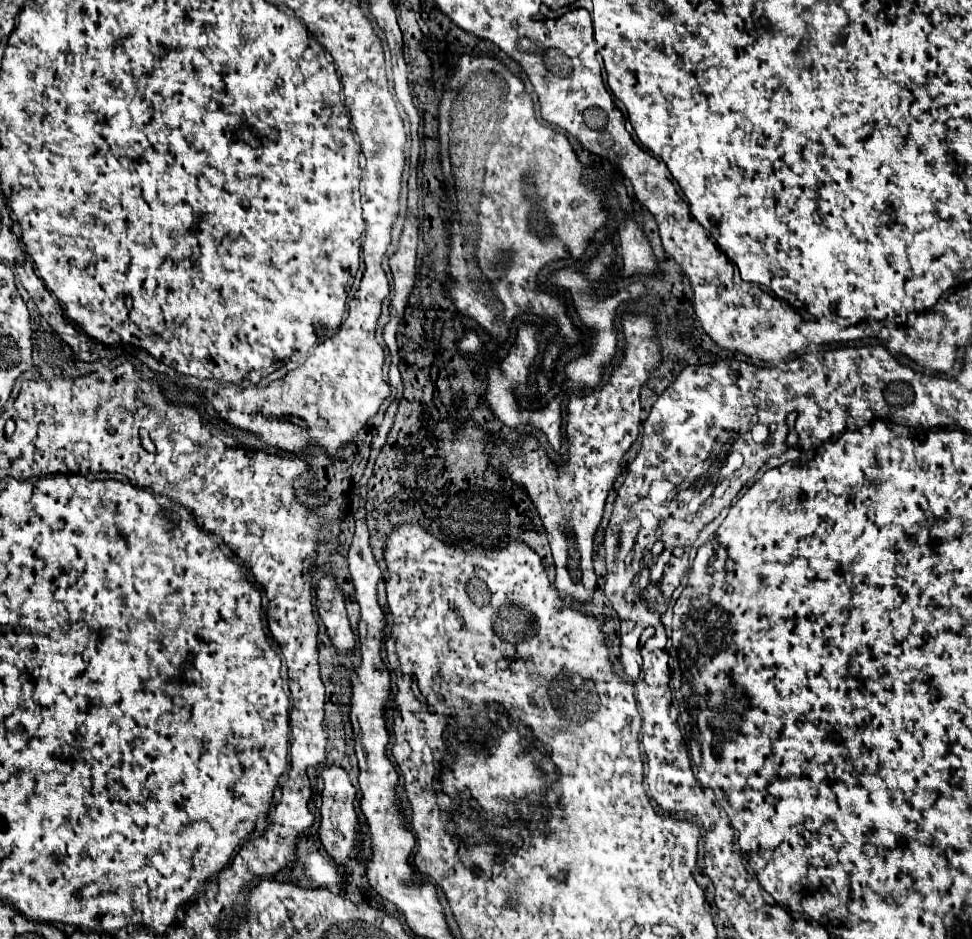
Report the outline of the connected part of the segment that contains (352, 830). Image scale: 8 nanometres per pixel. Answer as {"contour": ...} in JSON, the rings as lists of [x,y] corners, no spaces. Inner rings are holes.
{"contour":[[[327,765],[321,771],[321,777],[325,779],[323,787],[323,805],[321,805],[321,825],[319,825],[319,839],[325,847],[325,851],[341,865],[345,865],[351,859],[351,851],[361,851],[359,845],[359,823],[357,823],[357,813],[353,809],[353,799],[355,799],[355,787],[349,781],[349,775],[343,767],[339,765]]]}

